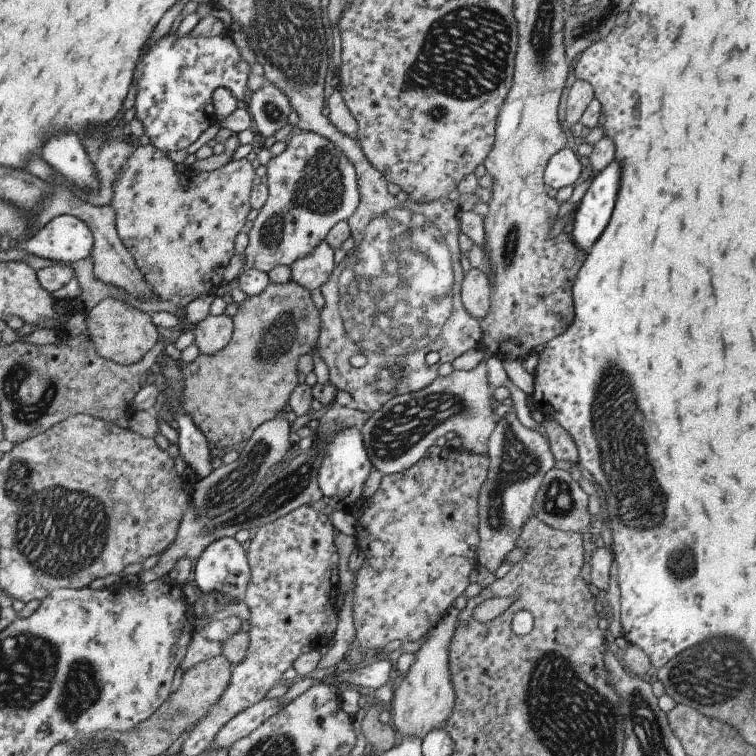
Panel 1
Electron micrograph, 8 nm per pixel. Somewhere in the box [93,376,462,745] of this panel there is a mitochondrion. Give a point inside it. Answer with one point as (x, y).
(284, 491)

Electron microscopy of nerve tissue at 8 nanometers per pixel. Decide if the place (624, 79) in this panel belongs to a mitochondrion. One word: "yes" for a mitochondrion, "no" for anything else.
no

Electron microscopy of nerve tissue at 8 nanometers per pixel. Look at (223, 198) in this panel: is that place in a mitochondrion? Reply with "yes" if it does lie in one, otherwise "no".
no

